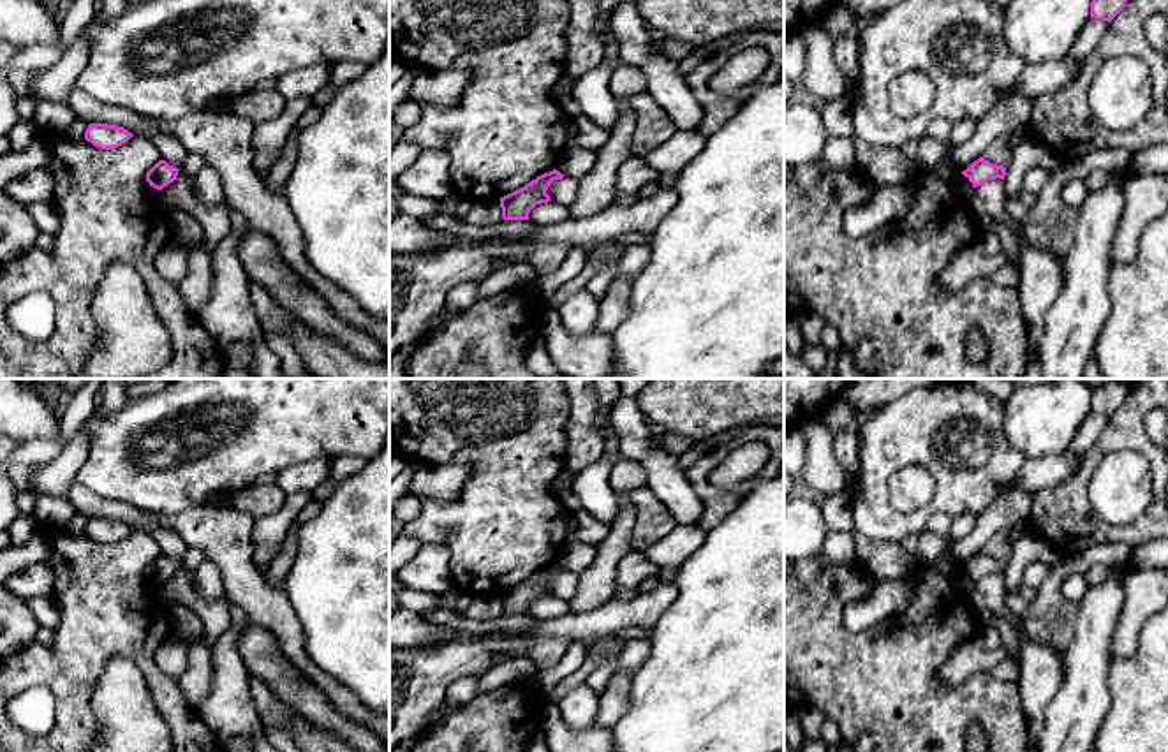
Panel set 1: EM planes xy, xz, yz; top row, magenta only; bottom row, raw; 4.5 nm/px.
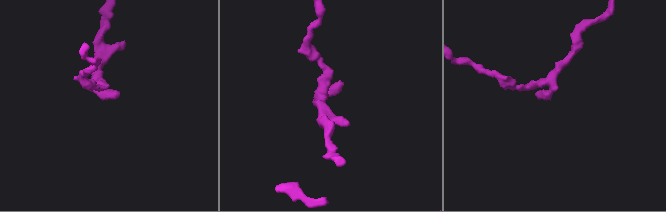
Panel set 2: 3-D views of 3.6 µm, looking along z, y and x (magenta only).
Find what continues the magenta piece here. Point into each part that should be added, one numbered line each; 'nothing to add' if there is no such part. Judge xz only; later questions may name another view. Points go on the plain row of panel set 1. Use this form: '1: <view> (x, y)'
nothing to add

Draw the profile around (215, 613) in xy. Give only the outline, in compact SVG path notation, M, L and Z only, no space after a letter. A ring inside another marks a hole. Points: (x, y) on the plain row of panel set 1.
M178 565L173 578L160 586L169 593L173 604L190 608L206 627L203 643L210 648L233 625L231 602L225 595L218 599L201 597L192 585L194 571Z

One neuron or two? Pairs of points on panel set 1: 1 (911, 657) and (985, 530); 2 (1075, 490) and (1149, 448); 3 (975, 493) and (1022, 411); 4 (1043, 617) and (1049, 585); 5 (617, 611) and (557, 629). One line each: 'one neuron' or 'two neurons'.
1: two neurons
2: one neuron
3: two neurons
4: one neuron
5: one neuron

